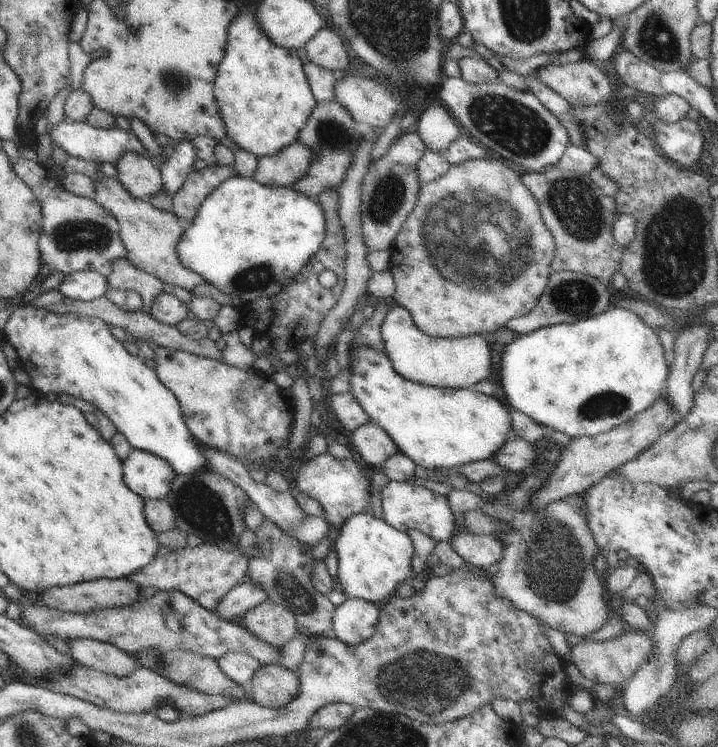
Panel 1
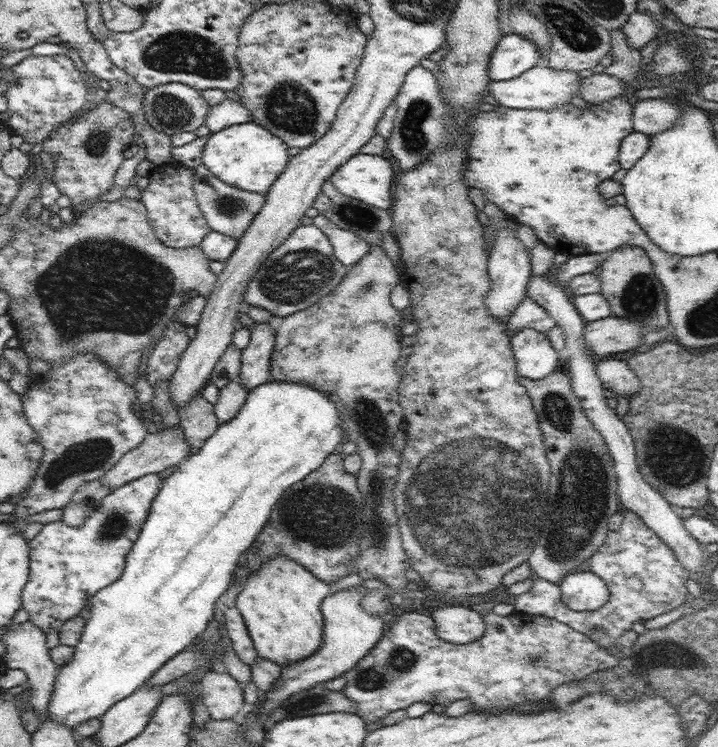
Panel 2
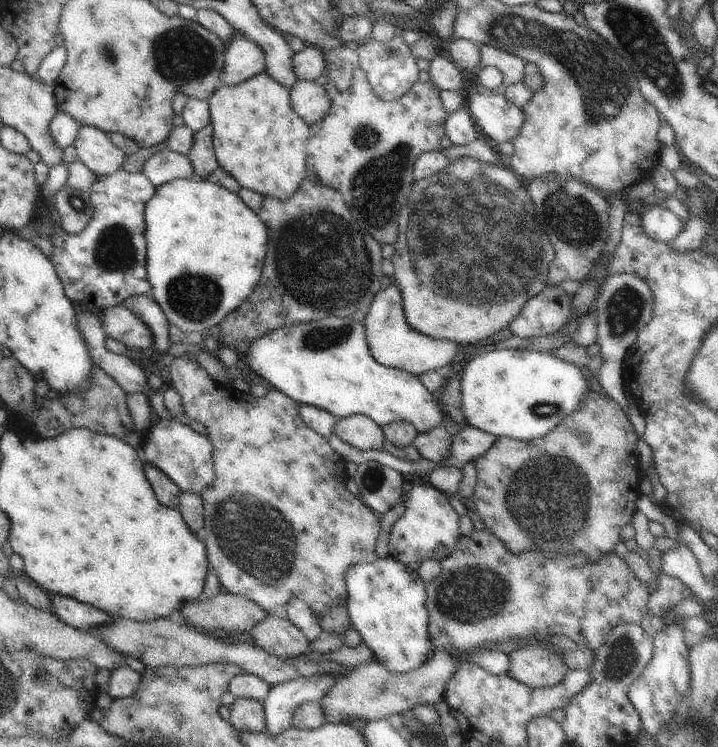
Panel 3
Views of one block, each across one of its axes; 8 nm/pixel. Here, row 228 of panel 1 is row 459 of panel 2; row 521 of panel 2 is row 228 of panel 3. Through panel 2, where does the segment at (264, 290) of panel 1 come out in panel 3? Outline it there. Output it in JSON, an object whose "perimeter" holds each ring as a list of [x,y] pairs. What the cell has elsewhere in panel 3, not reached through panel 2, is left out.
{"perimeter":[[[174,179],[156,188],[154,196],[146,203],[144,220],[146,221],[145,235],[147,242],[146,266],[148,280],[151,284],[150,296],[152,296],[156,304],[160,306],[169,324],[174,324],[184,332],[193,332],[195,330],[204,335],[205,330],[210,330],[210,328],[214,328],[214,326],[220,324],[229,312],[237,309],[238,306],[252,294],[254,287],[258,284],[267,253],[268,228],[266,228],[266,224],[262,222],[262,219],[258,218],[258,215],[254,214],[254,212],[242,202],[242,198],[240,198],[238,194],[234,194],[230,192],[230,190],[222,188],[219,184],[210,182],[208,179]]]}

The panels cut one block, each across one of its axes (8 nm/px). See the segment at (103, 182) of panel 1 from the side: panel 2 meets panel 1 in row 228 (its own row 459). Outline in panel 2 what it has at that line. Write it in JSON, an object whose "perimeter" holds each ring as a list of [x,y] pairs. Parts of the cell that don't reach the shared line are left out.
{"perimeter":[[[178,425],[169,429],[161,428],[154,433],[147,433],[145,439],[136,447],[130,449],[108,472],[99,480],[113,489],[128,484],[146,474],[158,474],[173,464],[178,465],[190,455],[190,443],[187,443],[183,428]]]}

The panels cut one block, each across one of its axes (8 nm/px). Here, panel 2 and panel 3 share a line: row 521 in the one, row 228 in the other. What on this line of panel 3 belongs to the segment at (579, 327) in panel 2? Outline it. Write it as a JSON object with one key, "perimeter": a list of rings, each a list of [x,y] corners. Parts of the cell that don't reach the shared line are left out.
{"perimeter":[[[656,206],[642,215],[642,228],[652,240],[671,243],[684,228],[675,212]]]}

